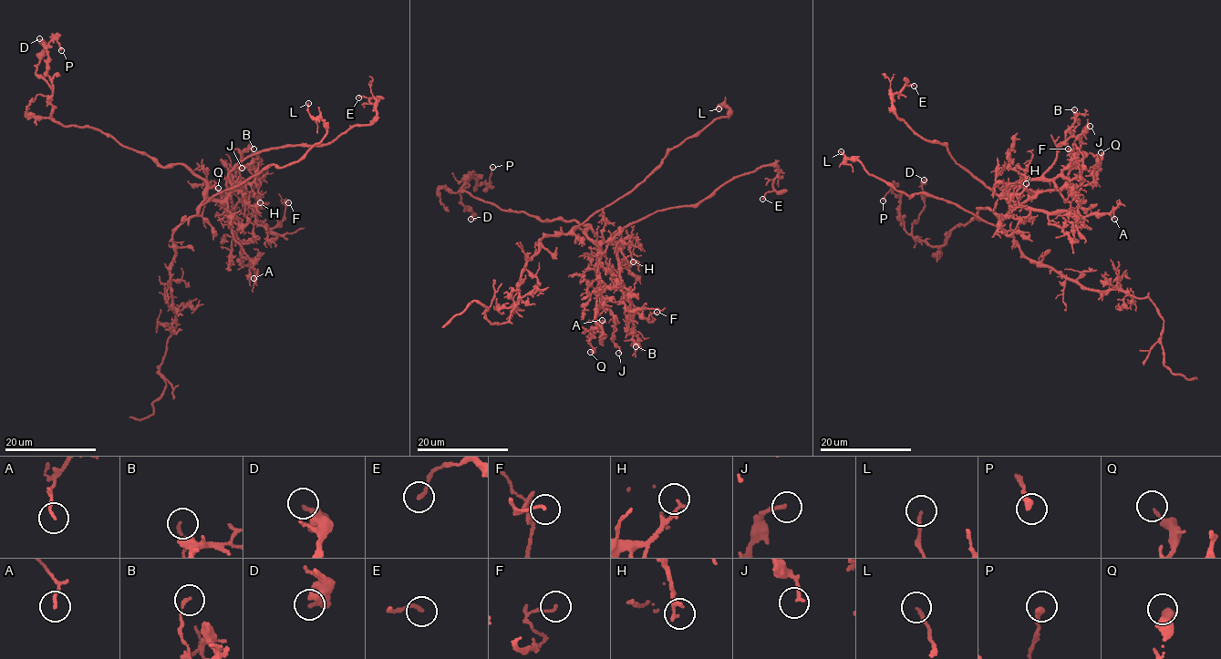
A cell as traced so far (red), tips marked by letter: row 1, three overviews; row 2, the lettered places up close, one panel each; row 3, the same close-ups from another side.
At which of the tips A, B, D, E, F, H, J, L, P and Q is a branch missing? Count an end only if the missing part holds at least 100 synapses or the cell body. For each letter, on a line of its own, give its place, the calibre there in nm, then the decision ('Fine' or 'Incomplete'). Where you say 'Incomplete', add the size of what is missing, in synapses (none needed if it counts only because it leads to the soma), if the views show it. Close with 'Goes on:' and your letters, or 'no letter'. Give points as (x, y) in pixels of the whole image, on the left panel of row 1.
A: Place: (253, 278). Thickness 110 nm. Fine
B: Place: (253, 149). Thickness 120 nm. Fine
D: Place: (39, 38). Thickness 240 nm. Fine
E: Place: (358, 97). Thickness 160 nm. Fine
F: Place: (288, 202). Thickness 120 nm. Fine
H: Place: (260, 202). Thickness 110 nm. Fine
J: Place: (242, 168). Thickness 160 nm. Fine
L: Place: (308, 103). Thickness 170 nm. Fine
P: Place: (61, 50). Thickness 260 nm. Fine
Q: Place: (218, 188). Thickness 150 nm. Fine
Goes on: no letter

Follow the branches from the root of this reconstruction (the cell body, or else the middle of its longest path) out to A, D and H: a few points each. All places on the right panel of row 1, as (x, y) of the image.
A: (1001, 225), (1013, 211), (1020, 207), (1050, 212), (1077, 211), (1083, 216), (1110, 213), (1112, 210), (1114, 219)
D: (1001, 225), (989, 209), (977, 208), (979, 221), (956, 225), (940, 247), (916, 239), (924, 180)
H: (1001, 225), (1011, 210), (1005, 193), (1011, 197), (1020, 192), (1026, 183)

